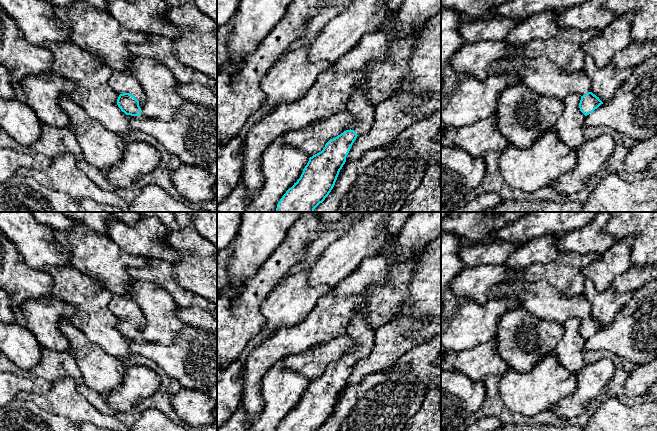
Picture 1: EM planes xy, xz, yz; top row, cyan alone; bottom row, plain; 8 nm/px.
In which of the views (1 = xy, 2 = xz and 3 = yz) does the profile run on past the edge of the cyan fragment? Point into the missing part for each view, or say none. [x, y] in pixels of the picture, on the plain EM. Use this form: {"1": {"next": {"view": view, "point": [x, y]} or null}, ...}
{"1": {"next": {"view": "xy", "point": [121, 306]}}, "2": {"next": {"view": "xz", "point": [362, 334]}}, "3": {"next": {"view": "yz", "point": [541, 299]}}}

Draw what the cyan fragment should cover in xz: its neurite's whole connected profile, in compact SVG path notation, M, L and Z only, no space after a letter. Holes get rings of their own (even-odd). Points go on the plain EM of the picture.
M361 310L353 315L348 325L347 334L356 343L356 348L344 354L337 361L330 363L321 376L309 382L300 402L286 415L277 431L317 431L329 419L354 365L359 359L369 356L374 347L374 330L367 324Z

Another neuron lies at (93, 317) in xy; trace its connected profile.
M45 267L44 272L54 281L51 295L76 308L75 314L66 320L121 360L125 368L132 366L129 356L133 340L126 339L117 329L119 318L109 309L112 293L75 267Z

